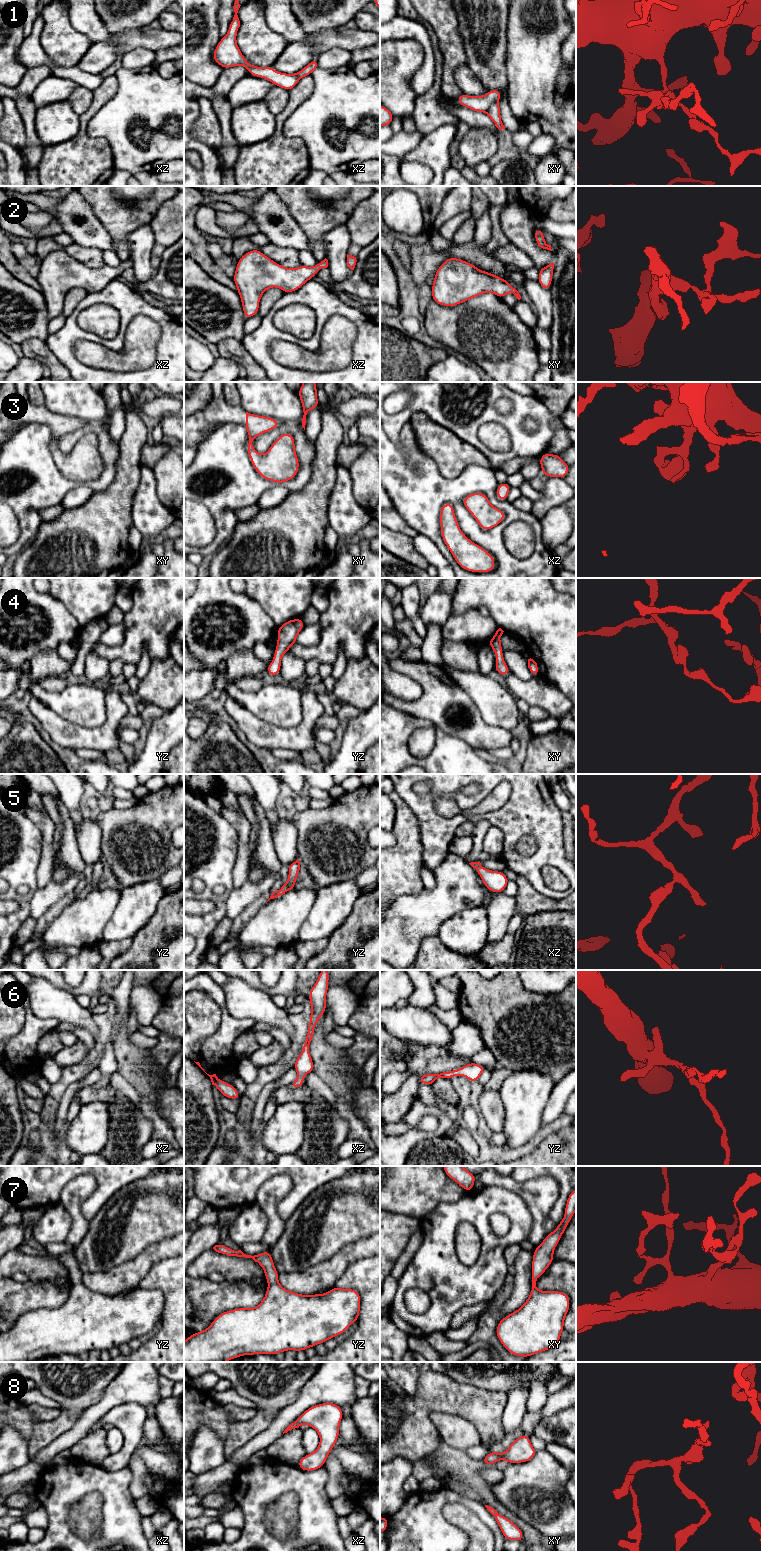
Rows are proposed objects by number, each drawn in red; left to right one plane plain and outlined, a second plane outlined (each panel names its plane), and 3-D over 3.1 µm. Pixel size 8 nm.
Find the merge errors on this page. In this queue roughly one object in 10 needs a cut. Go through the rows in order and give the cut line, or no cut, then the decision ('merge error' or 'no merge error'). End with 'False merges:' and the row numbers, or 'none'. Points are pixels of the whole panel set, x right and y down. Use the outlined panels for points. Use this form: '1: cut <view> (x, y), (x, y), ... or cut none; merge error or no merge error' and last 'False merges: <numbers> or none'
1: cut none; no merge error
2: cut none; no merge error
3: cut none; no merge error
4: cut none; no merge error
5: cut none; no merge error
6: cut none; no merge error
7: cut none; no merge error
8: cut none; no merge error
False merges: none

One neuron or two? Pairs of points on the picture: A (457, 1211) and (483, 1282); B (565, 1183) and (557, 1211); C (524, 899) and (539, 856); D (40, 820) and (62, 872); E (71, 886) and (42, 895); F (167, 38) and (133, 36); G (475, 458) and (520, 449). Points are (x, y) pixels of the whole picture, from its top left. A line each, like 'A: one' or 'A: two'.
A: one
B: one
C: two
D: two
E: one
F: one
G: two

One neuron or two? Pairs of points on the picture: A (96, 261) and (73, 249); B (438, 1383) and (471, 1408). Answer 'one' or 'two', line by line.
A: one
B: one

